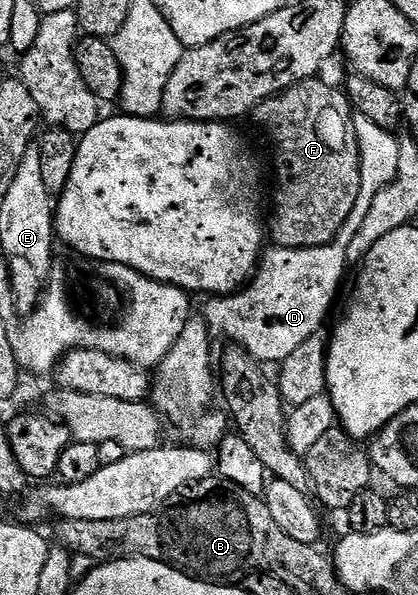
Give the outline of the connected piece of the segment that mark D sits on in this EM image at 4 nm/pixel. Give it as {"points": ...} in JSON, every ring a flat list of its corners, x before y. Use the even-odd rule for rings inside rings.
{"points":[[355,115,354,133,358,141,361,187,357,205,340,229,339,236,320,247,289,249,272,246,262,252,257,270,249,282,234,295,217,295,206,300,205,318,212,336,245,348,264,365,281,365,289,353,294,353,313,333,323,331,327,315,335,303,335,294,343,283,343,267,348,266,347,246,369,213,373,197,396,179,400,165,398,138,388,128,373,124,364,115]]}

